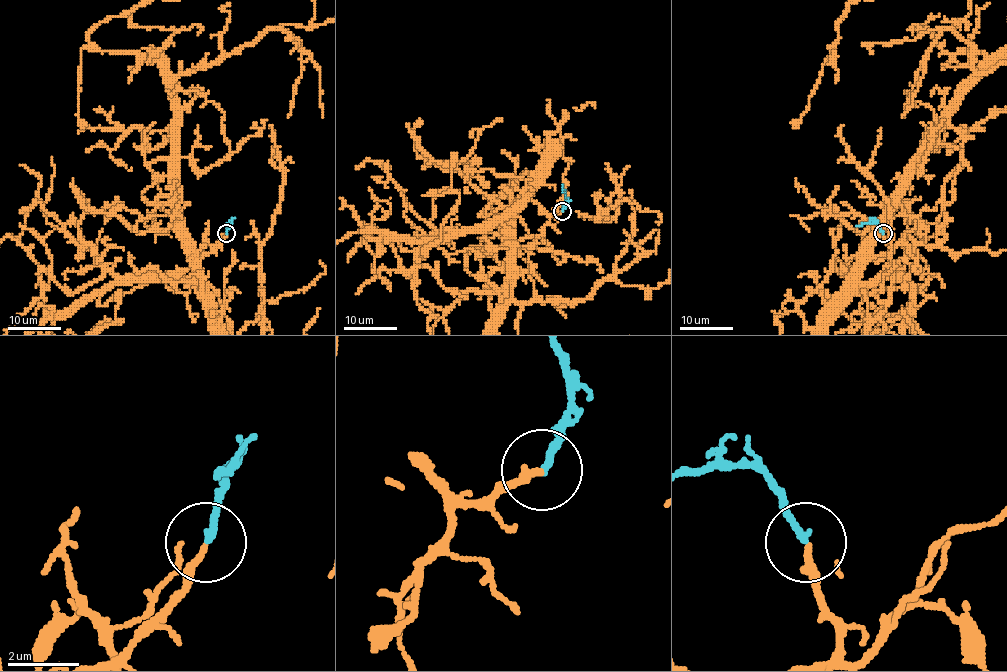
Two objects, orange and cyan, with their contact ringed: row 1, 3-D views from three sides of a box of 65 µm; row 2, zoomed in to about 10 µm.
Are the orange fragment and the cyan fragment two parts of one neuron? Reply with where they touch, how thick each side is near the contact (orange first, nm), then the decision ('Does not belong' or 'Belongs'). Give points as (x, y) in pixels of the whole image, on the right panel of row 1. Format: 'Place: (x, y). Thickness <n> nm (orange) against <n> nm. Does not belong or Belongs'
Place: (883, 233). Thickness 240 nm (orange) against 200 nm. Belongs

